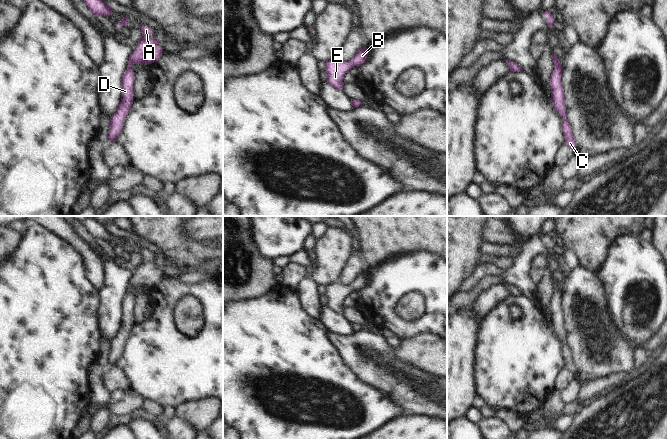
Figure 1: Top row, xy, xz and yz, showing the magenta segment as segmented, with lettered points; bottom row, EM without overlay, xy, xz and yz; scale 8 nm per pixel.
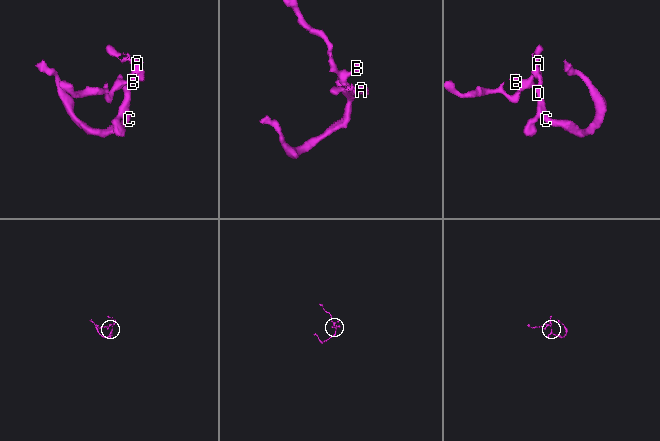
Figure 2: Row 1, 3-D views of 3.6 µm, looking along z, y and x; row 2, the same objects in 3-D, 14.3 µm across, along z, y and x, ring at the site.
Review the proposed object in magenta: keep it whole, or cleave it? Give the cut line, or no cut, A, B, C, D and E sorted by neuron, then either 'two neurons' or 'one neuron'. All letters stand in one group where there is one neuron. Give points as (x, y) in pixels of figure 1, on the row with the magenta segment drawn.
no cut; A B C D E; one neuron

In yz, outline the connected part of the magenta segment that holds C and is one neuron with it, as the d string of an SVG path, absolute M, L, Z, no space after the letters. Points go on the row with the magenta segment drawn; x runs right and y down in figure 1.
M552 54L552 59L555 68L549 81L551 85L551 102L558 114L563 118L562 129L565 138L565 145L576 150L576 143L573 137L571 126L567 119L566 106L564 103L565 97L563 93L563 86L561 83L563 66L560 64L559 59L555 54Z

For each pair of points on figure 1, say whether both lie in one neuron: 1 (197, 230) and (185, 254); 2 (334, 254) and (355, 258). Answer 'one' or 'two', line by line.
1: two
2: two

